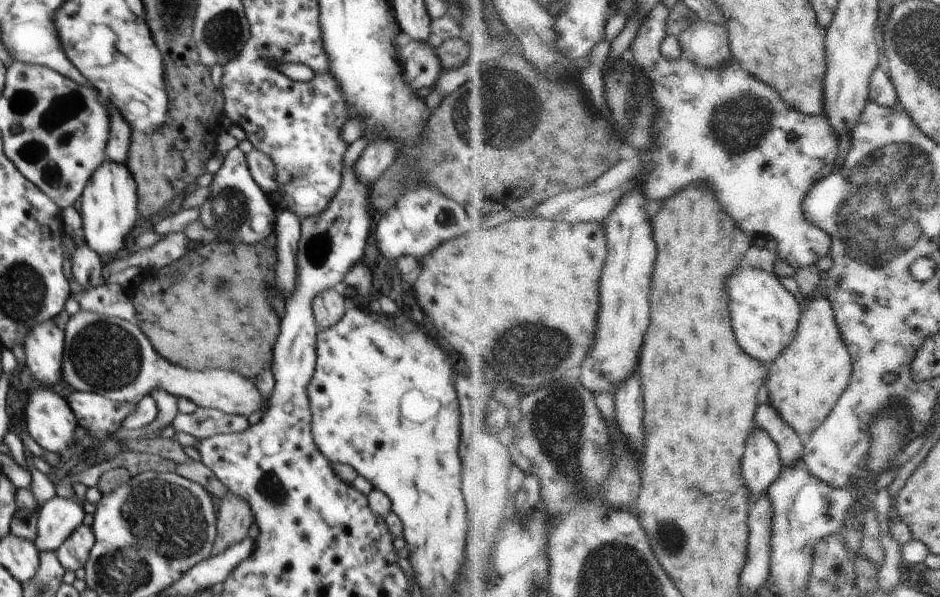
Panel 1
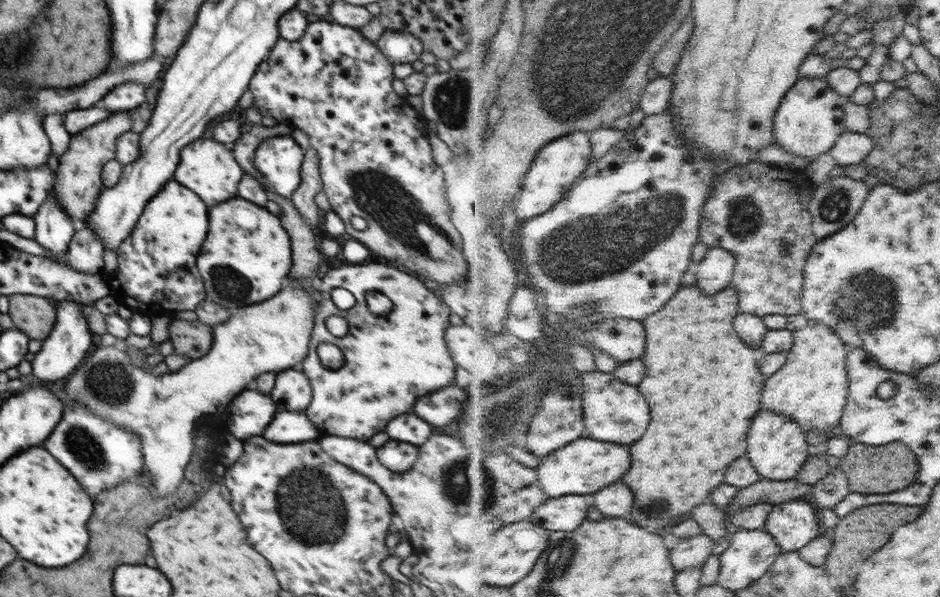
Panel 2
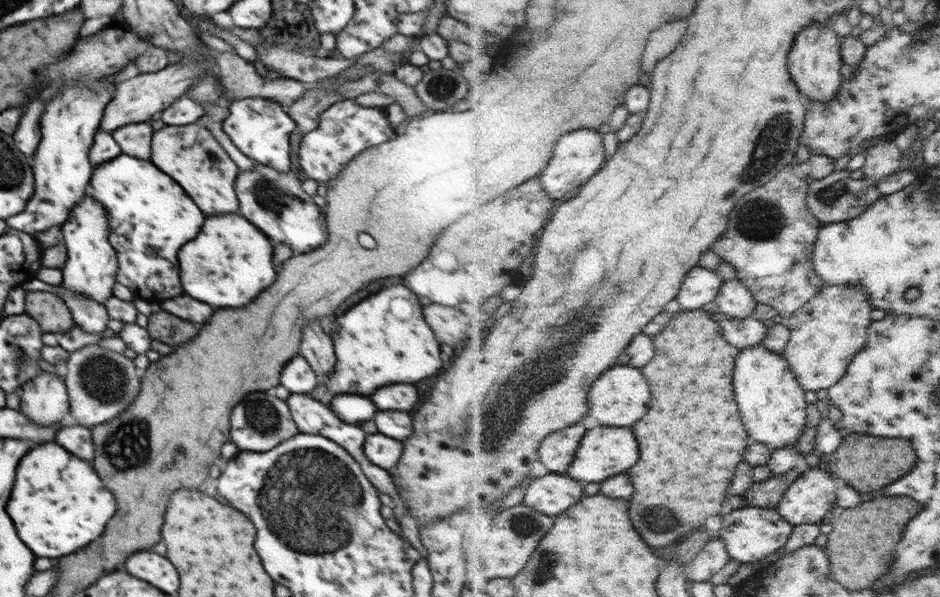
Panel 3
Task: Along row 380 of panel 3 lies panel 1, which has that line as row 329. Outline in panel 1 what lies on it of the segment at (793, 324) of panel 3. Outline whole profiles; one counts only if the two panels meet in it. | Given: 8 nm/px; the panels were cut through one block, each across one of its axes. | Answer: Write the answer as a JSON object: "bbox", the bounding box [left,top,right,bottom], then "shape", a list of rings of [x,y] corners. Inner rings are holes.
{"bbox":[767,291,854,438],"shape":[[[822,291],[810,300],[810,306],[803,316],[793,346],[788,348],[785,354],[772,365],[769,381],[767,381],[771,394],[770,401],[779,410],[779,415],[792,428],[809,438],[830,418],[838,403],[841,402],[842,395],[849,390],[854,369],[854,359],[838,324],[837,312],[834,310],[828,294]]]}

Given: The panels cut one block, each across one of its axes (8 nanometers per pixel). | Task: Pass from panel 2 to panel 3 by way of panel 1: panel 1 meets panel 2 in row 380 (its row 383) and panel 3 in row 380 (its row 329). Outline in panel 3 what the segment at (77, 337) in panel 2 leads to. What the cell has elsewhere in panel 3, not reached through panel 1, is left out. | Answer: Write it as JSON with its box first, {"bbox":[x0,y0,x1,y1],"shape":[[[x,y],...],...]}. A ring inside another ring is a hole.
{"bbox":[20,372,70,427],"shape":[[[40,372],[20,389],[20,412],[36,426],[52,427],[70,414],[68,389],[60,376]]]}

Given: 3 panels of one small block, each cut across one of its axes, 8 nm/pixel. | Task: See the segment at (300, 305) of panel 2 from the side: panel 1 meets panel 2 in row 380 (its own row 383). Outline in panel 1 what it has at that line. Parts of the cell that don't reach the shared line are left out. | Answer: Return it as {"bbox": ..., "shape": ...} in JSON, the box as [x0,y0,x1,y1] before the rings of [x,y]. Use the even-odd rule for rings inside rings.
{"bbox":[61,310,269,417],"shape":[[[80,310],[69,318],[64,332],[61,375],[64,384],[70,384],[74,390],[96,393],[113,401],[137,403],[152,390],[160,388],[176,398],[188,398],[198,407],[210,407],[245,417],[254,412],[264,412],[269,403],[269,400],[266,403],[262,400],[255,380],[248,380],[232,371],[197,371],[171,363],[158,354],[136,322]]]}

